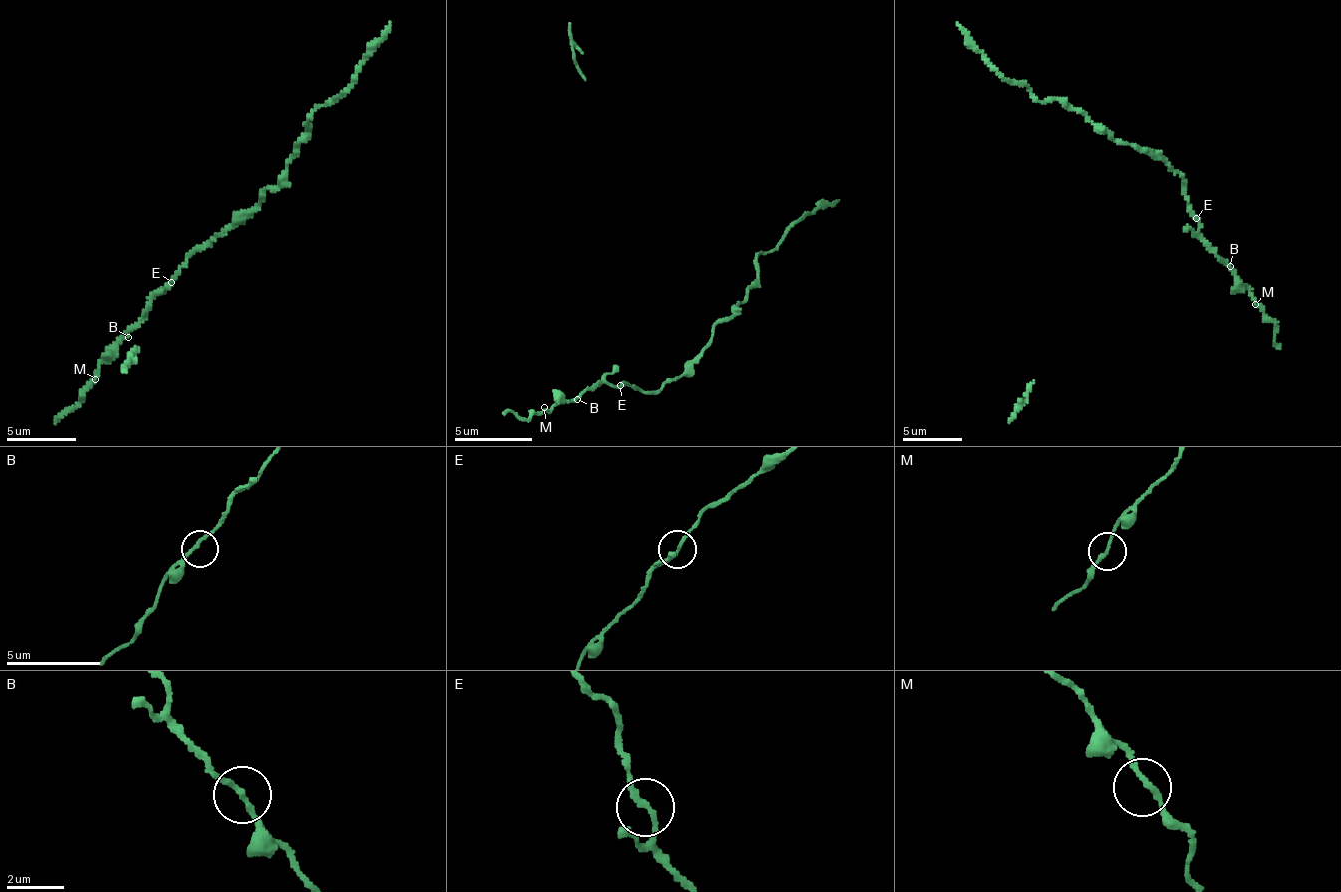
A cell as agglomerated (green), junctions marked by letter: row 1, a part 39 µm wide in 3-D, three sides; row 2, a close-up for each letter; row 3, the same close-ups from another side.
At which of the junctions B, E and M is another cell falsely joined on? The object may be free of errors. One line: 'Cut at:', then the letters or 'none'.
Cut at: E

